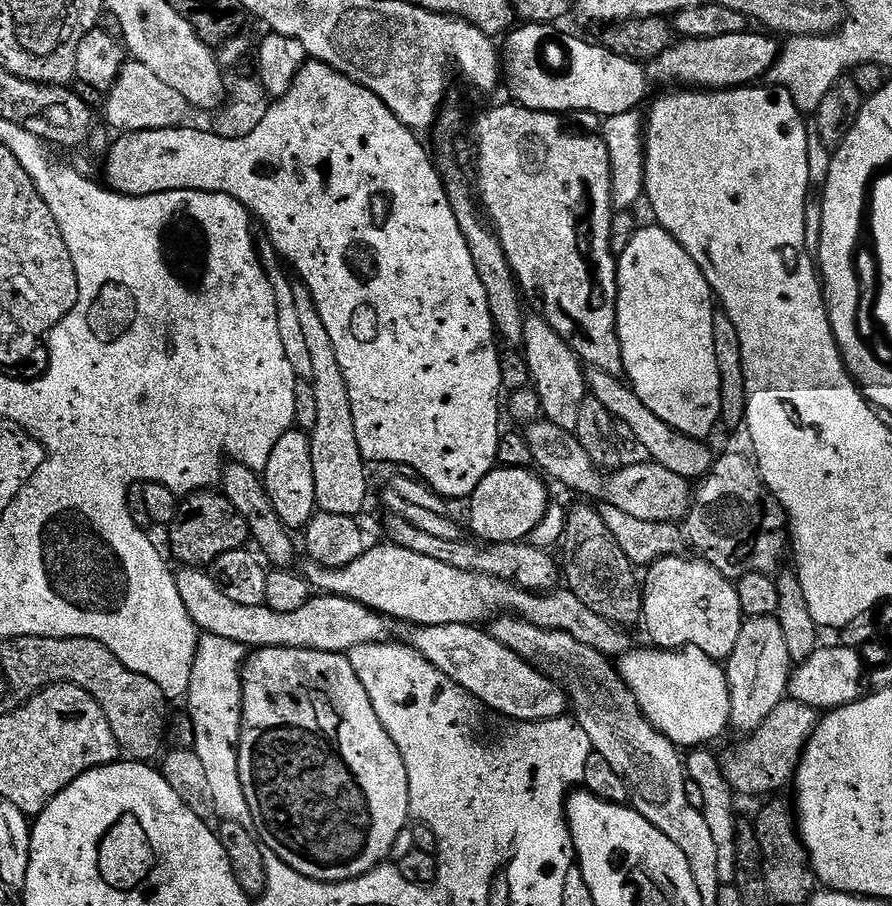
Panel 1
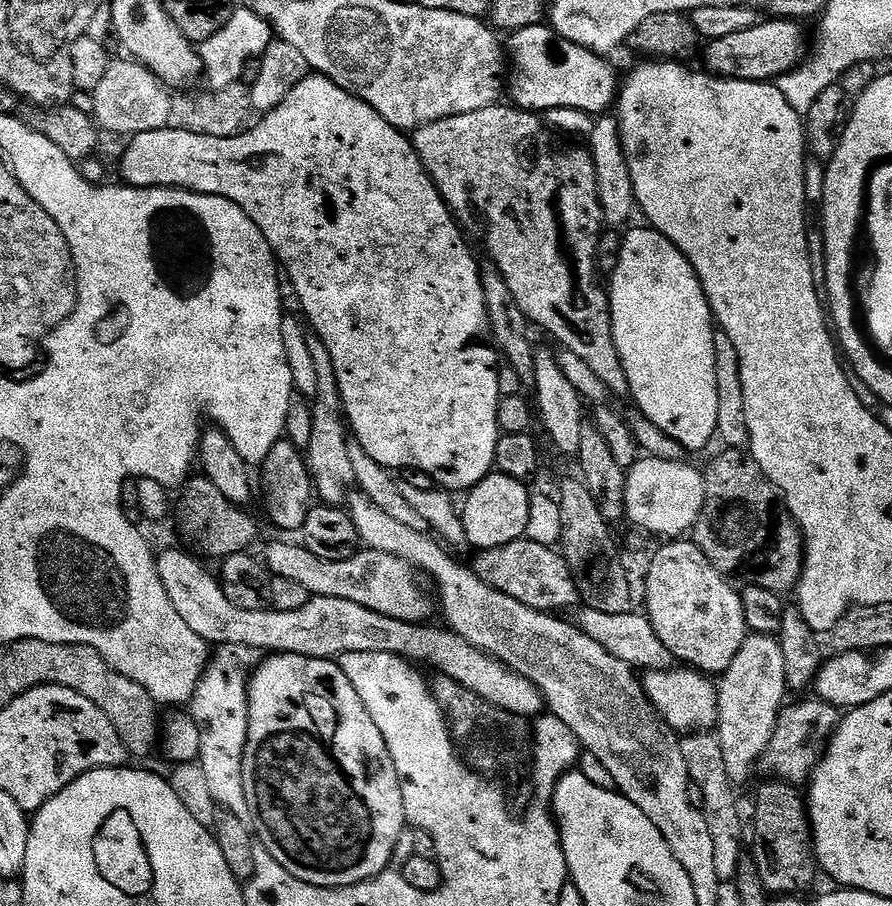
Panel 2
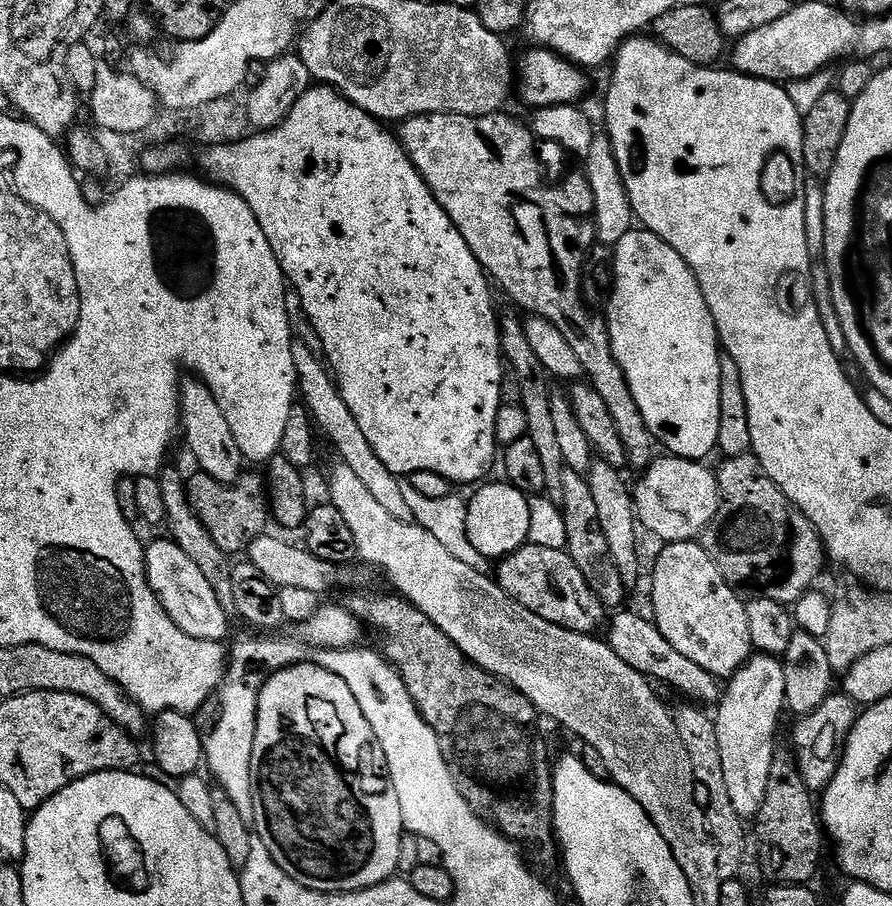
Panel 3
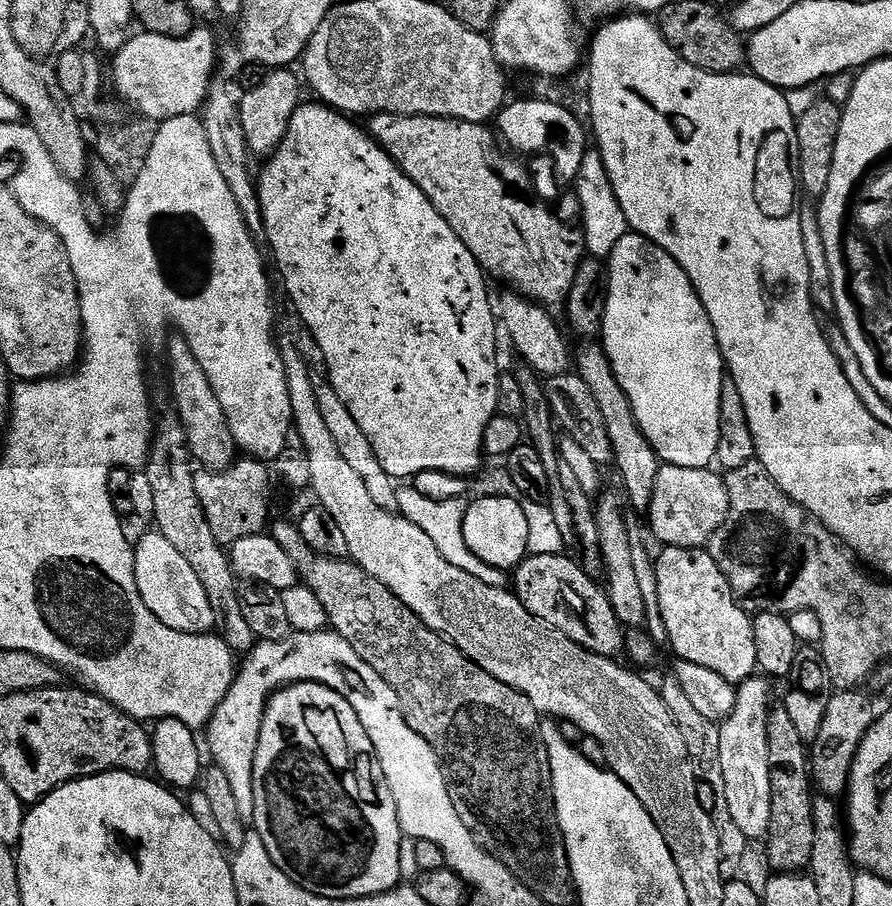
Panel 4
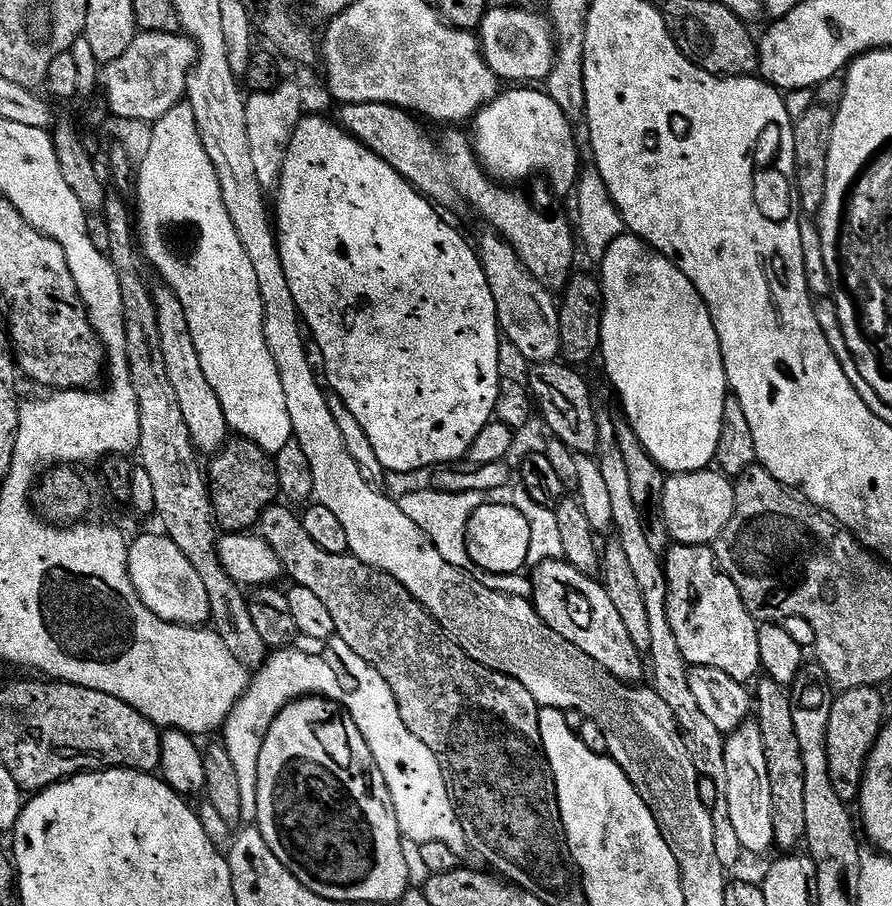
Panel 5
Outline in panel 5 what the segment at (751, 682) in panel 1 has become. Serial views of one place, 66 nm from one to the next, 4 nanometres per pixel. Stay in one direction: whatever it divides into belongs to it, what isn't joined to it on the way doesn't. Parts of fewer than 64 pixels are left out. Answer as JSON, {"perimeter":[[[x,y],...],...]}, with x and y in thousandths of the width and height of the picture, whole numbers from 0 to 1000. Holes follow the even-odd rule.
{"perimeter":[[[851,798],[834,799],[826,808],[815,809],[814,885],[818,890],[818,907],[832,929],[835,942],[867,939],[868,881],[863,881],[863,850],[859,850],[859,828],[854,828],[854,806]]]}

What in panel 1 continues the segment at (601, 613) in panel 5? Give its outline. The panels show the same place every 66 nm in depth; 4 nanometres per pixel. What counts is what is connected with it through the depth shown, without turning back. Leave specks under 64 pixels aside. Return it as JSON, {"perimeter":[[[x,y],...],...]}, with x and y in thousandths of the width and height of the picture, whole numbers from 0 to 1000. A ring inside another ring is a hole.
{"perimeter":[[[436,568],[430,583],[435,586],[434,595],[438,599],[451,603],[451,607],[464,607],[464,611],[478,611],[478,616],[487,616],[490,620],[500,620],[500,625],[509,625],[513,629],[545,634],[554,638],[573,640],[574,643],[589,649],[591,653],[613,653],[622,650],[626,640],[626,623],[619,619],[618,608],[595,598],[576,600],[547,600],[543,606],[528,605],[519,595],[501,596],[487,594],[482,589],[469,585],[469,581],[460,581],[455,572]]]}

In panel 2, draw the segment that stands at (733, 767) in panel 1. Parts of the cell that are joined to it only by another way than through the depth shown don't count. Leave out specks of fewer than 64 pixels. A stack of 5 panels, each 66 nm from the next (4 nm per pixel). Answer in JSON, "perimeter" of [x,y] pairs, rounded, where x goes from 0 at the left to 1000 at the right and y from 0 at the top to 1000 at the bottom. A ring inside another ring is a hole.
{"perimeter":[[[906,770],[893,772],[897,773],[893,777],[885,776],[876,785],[872,797],[868,801],[868,810],[863,815],[863,823],[857,830],[857,836],[852,838],[851,847],[853,853],[861,852],[857,854],[871,861],[880,861],[882,865],[891,865],[893,868],[901,868],[907,864],[910,852],[919,841],[926,819],[932,817],[934,810],[937,808],[937,802],[942,800],[944,794],[943,783],[937,781],[933,777],[928,777],[918,770],[909,770],[910,773],[901,772]]]}

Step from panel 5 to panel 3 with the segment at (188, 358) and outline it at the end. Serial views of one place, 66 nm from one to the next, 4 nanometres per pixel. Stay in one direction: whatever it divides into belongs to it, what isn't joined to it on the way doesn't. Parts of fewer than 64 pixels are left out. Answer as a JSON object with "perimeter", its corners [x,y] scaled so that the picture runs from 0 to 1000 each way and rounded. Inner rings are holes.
{"perimeter":[[[219,413],[205,416],[202,426],[202,462],[204,465],[204,486],[211,489],[211,499],[220,507],[219,515],[225,521],[235,523],[250,534],[261,535],[276,521],[276,509],[267,488],[262,485],[262,475],[244,448],[244,439],[232,428],[228,419]]]}

